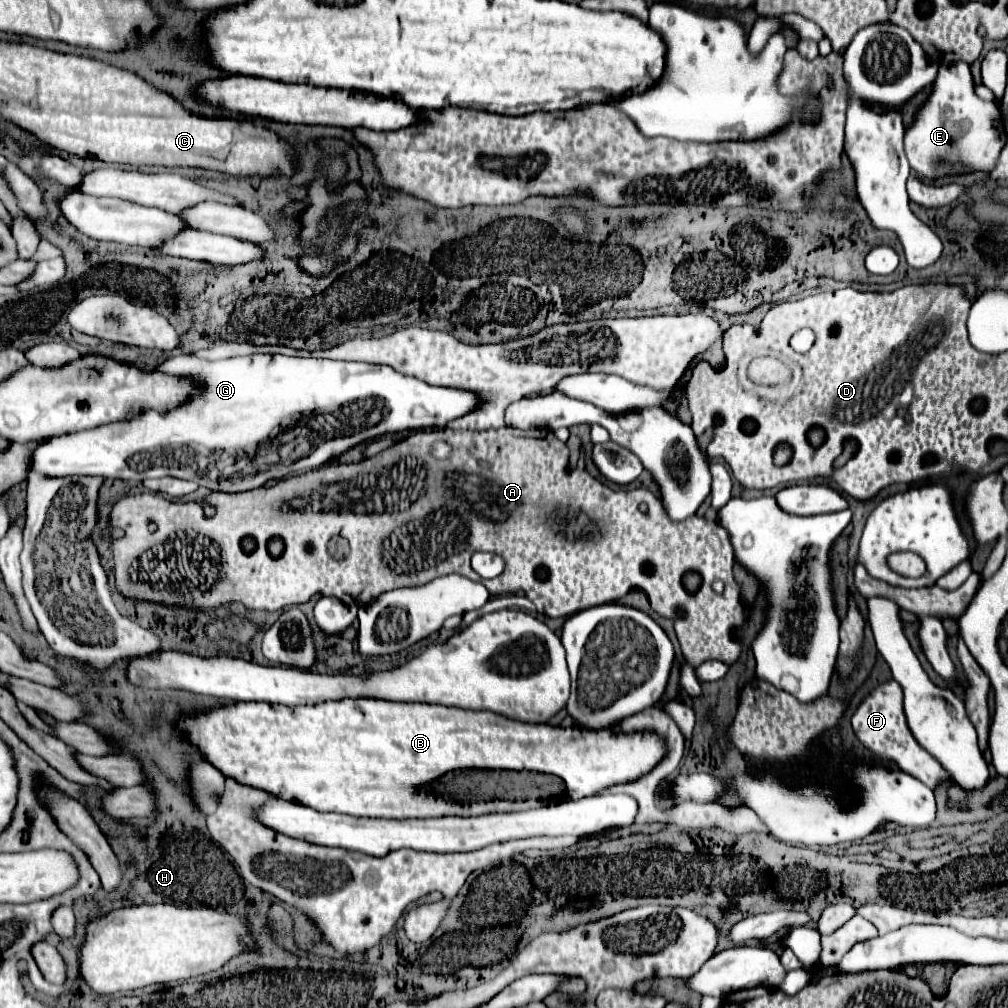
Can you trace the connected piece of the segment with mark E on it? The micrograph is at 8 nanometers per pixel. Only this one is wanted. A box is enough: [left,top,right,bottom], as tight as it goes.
[904,62,1006,180]

